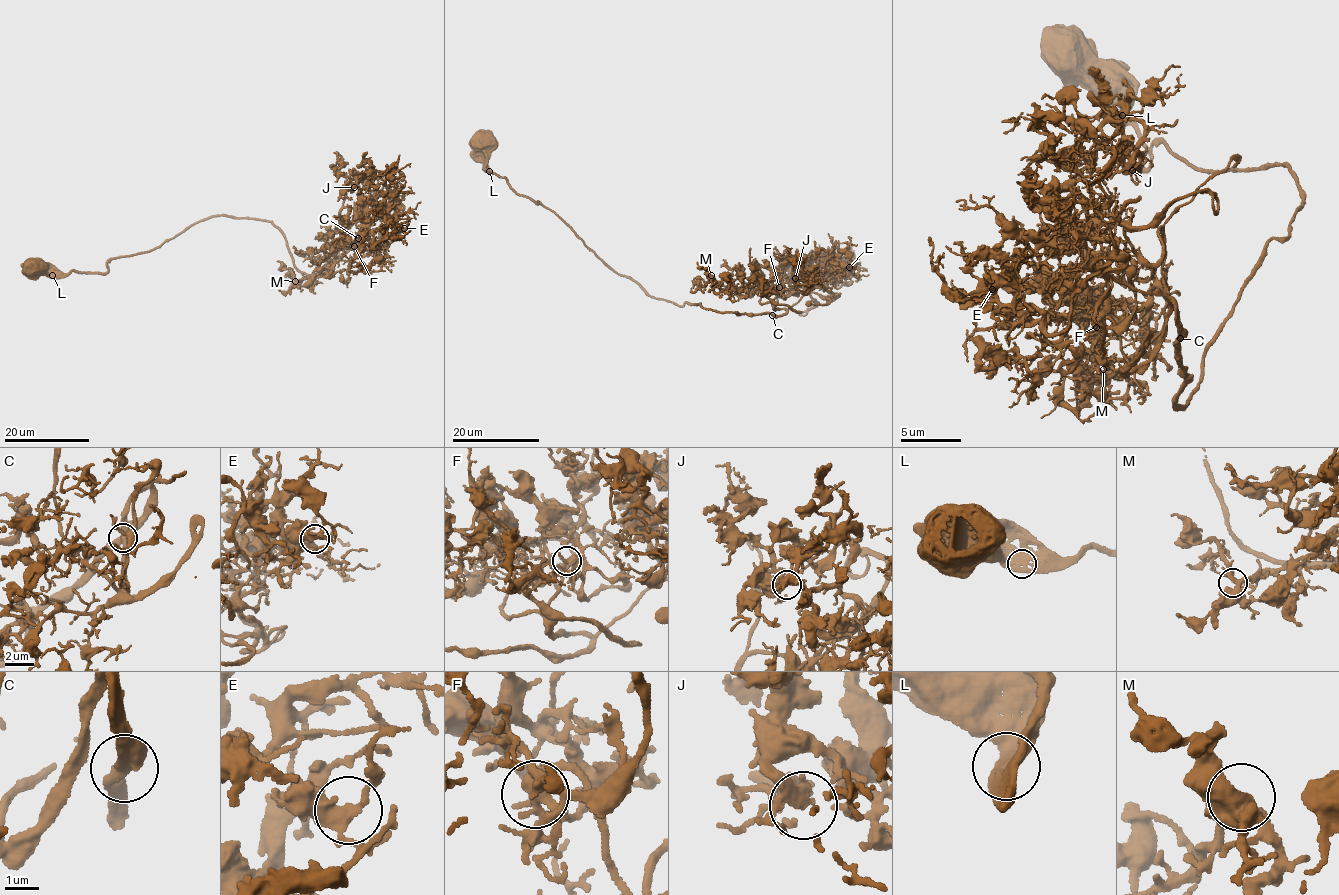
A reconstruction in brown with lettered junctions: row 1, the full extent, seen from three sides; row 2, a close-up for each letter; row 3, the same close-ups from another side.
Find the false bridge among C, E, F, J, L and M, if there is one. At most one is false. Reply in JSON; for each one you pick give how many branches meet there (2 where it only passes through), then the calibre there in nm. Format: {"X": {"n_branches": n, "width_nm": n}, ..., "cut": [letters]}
{"cut": []}

